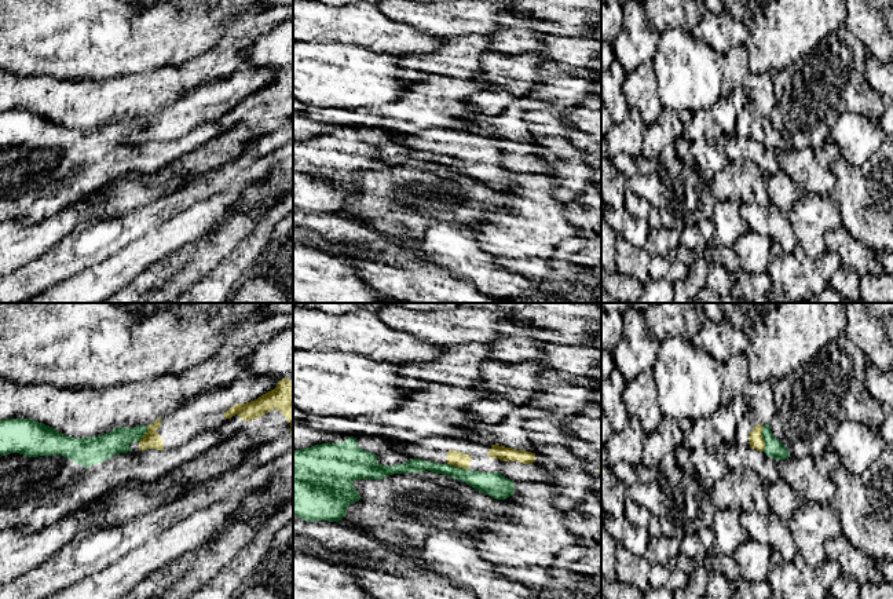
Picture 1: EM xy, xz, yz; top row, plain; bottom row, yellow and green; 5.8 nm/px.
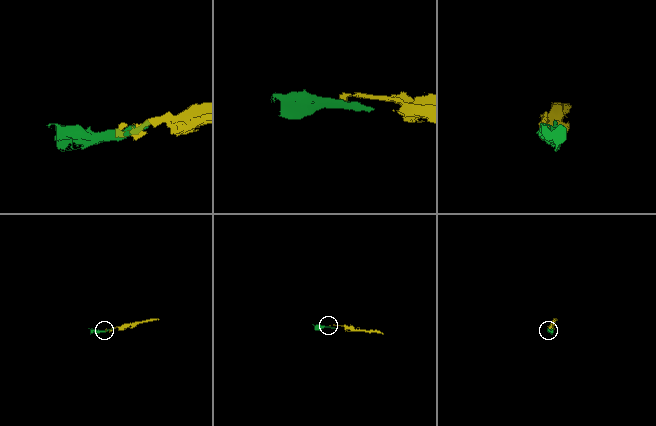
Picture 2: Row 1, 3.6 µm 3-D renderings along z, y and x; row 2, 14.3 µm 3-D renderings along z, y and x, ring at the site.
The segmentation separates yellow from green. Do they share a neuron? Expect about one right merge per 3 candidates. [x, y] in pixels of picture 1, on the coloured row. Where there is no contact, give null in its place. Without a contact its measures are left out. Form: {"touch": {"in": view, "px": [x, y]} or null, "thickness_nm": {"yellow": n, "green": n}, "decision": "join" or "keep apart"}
{"touch": {"in": "yz", "px": [761, 438]}, "thickness_nm": {"yellow": 80, "green": 110}, "decision": "keep apart"}

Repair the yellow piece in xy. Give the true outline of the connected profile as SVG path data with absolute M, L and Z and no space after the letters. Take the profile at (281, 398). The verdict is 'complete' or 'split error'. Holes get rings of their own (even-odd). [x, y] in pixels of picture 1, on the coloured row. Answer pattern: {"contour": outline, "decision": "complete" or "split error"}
{"contour": "M289 377L279 380L274 390L257 399L235 403L223 414L226 419L235 414L241 417L242 431L238 435L223 441L172 474L143 485L143 490L149 496L162 498L173 487L194 489L212 478L235 471L244 463L245 453L255 446L249 437L261 430L264 414L274 409L279 410L290 423L293 437L293 383Z", "decision": "split error"}

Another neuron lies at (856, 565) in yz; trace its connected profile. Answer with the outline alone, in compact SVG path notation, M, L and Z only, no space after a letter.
M843 534L827 543L826 559L837 560L841 566L841 574L853 578L860 585L864 582L881 584L883 581L878 563L850 545Z

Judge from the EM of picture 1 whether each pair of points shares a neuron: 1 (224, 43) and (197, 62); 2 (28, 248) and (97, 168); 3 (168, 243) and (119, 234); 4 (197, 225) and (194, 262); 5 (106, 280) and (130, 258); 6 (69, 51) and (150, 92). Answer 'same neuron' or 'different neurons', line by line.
1: same neuron
2: different neurons
3: different neurons
4: different neurons
5: same neuron
6: different neurons

